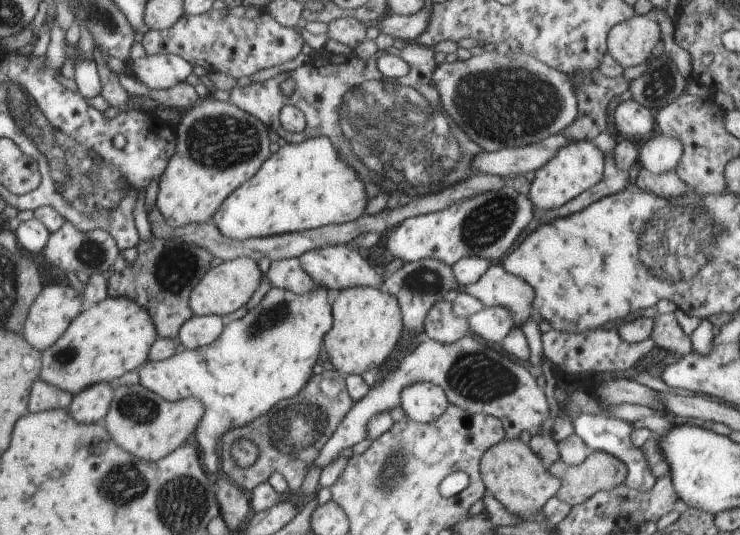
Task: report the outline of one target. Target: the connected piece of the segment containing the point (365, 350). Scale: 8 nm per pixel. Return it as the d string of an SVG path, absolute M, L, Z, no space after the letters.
M346 287L336 291L332 312L334 326L325 337L325 362L346 375L361 375L380 366L396 350L405 330L401 305L384 287Z

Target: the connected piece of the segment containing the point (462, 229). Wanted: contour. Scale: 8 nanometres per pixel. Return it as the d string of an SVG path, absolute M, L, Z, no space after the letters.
M511 184L504 185L500 190L488 191L460 203L450 205L441 211L410 217L401 222L388 238L386 250L404 263L416 262L432 257L452 266L465 257L479 256L491 260L500 260L518 240L522 230L532 222L534 203L528 195L517 192Z

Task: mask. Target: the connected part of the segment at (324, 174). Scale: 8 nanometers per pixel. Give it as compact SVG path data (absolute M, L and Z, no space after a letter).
M328 136L287 143L277 148L261 170L221 204L212 227L225 237L245 241L346 224L366 216L366 208L370 208L366 183L358 178L353 167L340 159Z

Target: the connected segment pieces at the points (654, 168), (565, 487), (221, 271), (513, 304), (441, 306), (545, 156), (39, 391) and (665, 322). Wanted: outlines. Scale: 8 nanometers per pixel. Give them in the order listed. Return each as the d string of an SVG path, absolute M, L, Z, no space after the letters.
M656 131L642 144L638 161L652 174L662 175L677 168L684 150L681 140L673 136L664 136Z
M591 451L582 464L569 465L560 459L553 462L549 467L550 472L558 477L558 480L561 480L561 488L555 497L572 506L585 503L598 491L612 490L615 486L624 483L625 479L628 478L628 465L625 461L604 451Z
M241 256L229 261L217 262L206 278L194 288L191 305L196 315L218 315L241 313L252 294L258 290L263 272L257 261Z
M490 265L482 278L462 288L486 307L505 306L520 327L531 316L534 289L519 276L510 274L503 265Z
M444 298L436 301L426 313L423 322L424 336L442 344L450 344L471 332L468 319L453 311L452 303Z
M558 133L525 147L494 152L483 150L471 160L469 167L474 173L514 179L517 175L525 175L544 166L560 147L569 142L564 134Z
M38 379L33 388L32 412L44 412L54 409L69 409L75 399L72 391L49 383L46 379Z
M675 313L658 314L654 320L653 334L655 346L668 350L682 358L693 351L691 338L682 330Z

